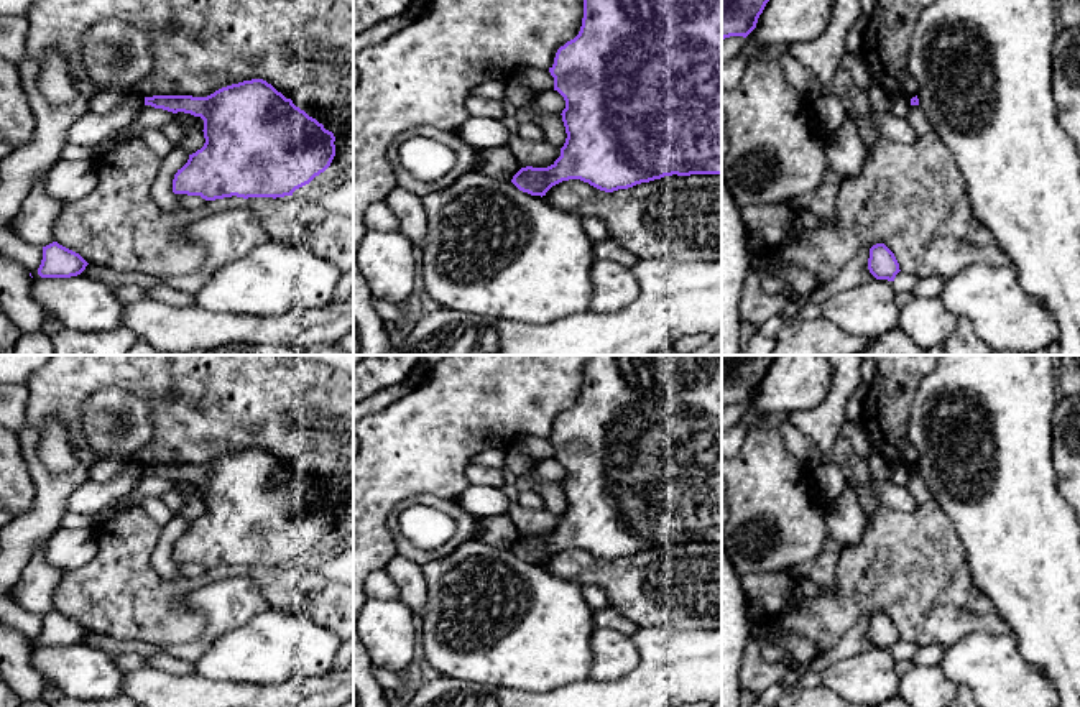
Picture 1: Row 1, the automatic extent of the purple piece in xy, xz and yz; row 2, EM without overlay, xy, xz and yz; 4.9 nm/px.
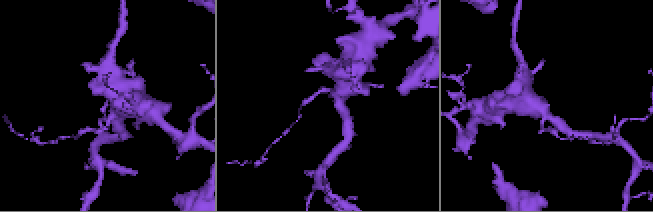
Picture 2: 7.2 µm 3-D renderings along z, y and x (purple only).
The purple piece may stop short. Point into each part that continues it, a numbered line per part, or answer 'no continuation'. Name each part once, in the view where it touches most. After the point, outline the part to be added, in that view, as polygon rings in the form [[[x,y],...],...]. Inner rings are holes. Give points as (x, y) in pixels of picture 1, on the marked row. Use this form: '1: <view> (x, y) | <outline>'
no continuation

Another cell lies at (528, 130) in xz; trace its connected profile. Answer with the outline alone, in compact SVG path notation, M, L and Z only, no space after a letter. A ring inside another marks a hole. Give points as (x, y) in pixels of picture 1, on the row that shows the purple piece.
M521 118L521 123L516 132L518 136L528 141L541 141L544 140L544 132L536 123L528 118Z

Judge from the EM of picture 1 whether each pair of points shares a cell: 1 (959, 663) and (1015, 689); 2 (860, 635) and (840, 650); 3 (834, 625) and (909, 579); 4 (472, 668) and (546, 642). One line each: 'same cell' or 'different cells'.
1: same cell
2: same cell
3: same cell
4: same cell

